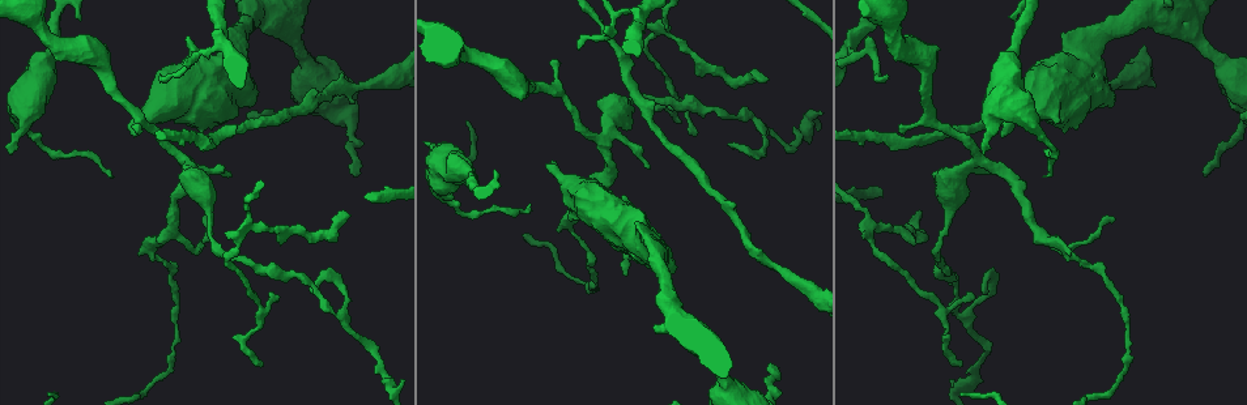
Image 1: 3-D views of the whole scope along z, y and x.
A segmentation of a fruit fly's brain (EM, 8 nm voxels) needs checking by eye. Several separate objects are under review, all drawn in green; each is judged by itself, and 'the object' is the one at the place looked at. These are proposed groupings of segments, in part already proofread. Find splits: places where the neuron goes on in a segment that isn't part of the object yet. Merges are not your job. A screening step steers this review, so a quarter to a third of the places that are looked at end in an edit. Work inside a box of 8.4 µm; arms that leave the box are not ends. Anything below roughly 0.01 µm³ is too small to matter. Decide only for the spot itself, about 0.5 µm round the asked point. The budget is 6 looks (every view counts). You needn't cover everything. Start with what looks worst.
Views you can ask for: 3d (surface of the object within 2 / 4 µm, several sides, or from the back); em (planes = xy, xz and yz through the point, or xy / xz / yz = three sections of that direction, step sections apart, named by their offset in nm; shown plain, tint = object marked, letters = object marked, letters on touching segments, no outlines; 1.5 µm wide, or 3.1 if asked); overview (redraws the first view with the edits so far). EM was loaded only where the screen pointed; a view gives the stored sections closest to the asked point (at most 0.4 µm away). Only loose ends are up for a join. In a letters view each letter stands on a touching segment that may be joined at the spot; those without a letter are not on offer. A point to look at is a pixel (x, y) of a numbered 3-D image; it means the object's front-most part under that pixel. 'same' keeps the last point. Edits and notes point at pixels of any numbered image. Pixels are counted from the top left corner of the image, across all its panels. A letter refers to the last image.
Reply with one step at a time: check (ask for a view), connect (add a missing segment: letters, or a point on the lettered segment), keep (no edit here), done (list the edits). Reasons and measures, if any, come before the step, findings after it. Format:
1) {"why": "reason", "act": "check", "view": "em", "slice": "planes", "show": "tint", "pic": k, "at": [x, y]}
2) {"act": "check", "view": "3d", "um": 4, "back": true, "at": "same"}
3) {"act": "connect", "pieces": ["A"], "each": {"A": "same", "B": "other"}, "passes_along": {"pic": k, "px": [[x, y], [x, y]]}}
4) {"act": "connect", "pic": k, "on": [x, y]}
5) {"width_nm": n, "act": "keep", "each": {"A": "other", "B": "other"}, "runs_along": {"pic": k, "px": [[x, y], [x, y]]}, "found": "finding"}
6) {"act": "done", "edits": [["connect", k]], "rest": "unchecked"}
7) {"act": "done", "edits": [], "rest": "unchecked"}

{"act": "check", "view": "em", "slice": "planes", "show": "letters", "pic": 1, "at": [649, 169]}

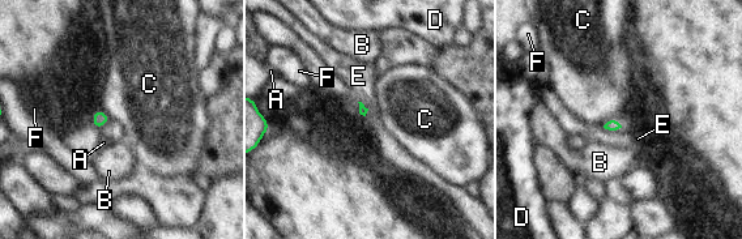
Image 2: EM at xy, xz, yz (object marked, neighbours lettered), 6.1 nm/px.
{"longest_contact_nm": ["C", 130], "act": "keep", "each": {"A": "other", "B": "other", "C": "other", "D": "other", "E": "other", "F": "other"}, "border": {"pic": 2, "px": [[622, 126], [609, 120], [602, 127]]}, "found": "no lettered segment goes on from it"}

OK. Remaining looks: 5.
{"act": "check", "view": "em", "slice": "planes", "show": "tint", "pic": 1, "at": [694, 136]}

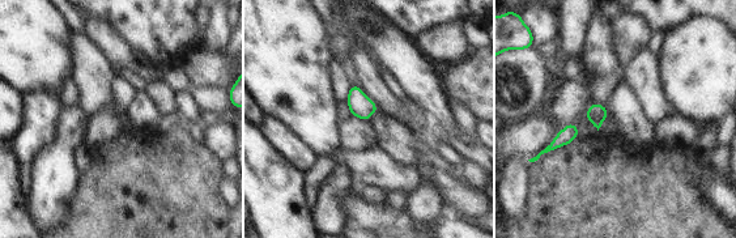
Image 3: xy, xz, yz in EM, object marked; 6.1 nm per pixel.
{"why": "see the neighbours", "act": "check", "view": "em", "slice": "planes", "show": "letters", "at": "same"}

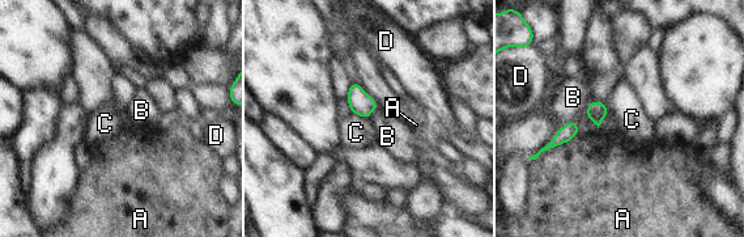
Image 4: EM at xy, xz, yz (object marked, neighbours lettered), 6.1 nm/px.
{"act": "keep", "each": {"A": "other", "B": "other", "C": "other", "D": "other"}, "border": {"pic": 4, "px": [[351, 111], [368, 119]]}, "found": "none of them fits"}

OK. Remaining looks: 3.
{"why": "thin end", "act": "check", "view": "em", "slice": "yz", "step": 4, "show": "tint", "pic": 1, "at": [202, 218]}

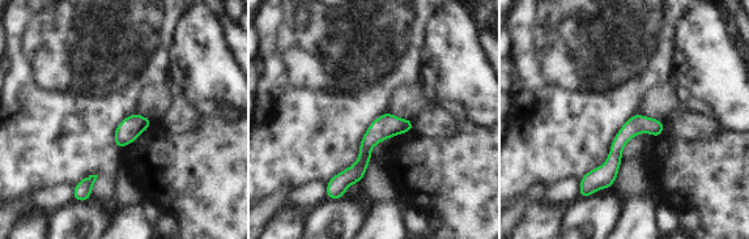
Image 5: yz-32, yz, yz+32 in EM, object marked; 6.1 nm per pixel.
{"why": "cut it another way", "act": "check", "view": "em", "slice": "planes", "show": "letters", "at": "same"}

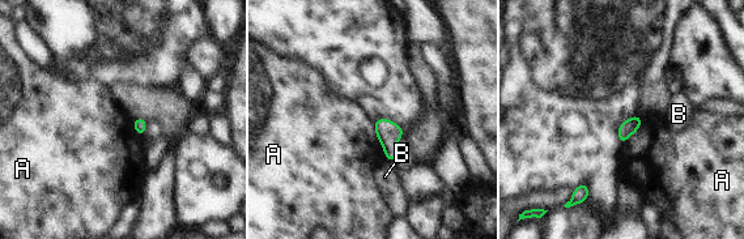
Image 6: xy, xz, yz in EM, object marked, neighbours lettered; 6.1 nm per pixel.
{"width_nm": 100, "act": "keep", "each": {"A": "other", "B": "other"}, "border": {"pic": 6, "px": [[373, 122], [375, 137], [386, 159]]}, "found": "none of them fits"}

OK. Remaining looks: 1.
{"act": "done", "edits": [], "rest": "unchecked"}

